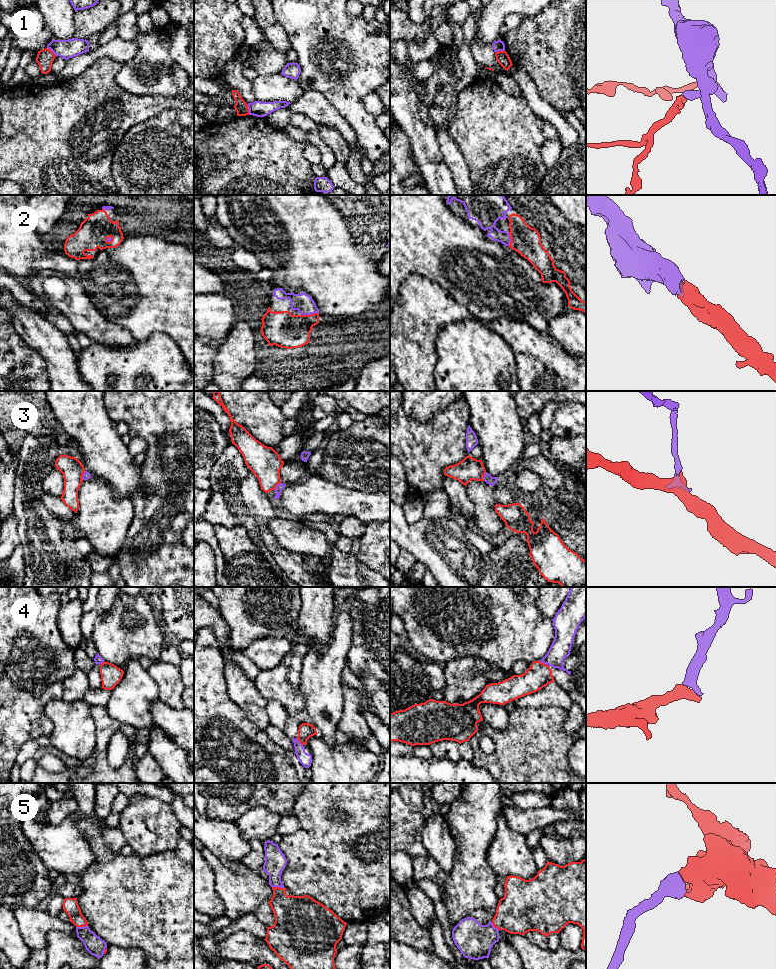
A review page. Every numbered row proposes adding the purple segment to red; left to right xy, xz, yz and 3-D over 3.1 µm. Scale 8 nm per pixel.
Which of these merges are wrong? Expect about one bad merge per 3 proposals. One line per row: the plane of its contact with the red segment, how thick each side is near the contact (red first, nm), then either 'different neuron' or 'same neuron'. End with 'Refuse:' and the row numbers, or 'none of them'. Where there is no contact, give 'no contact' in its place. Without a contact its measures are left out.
1: contact in xz; calibres 110 and 130 nm; different neuron
2: contact in xz; calibres 280 and 150 nm; same neuron
3: contact in xz; calibres 240 and 60 nm; different neuron
4: contact in xz; calibres 120 and 100 nm; same neuron
5: contact in xy; calibres 130 and 150 nm; same neuron
Refuse: 1, 3

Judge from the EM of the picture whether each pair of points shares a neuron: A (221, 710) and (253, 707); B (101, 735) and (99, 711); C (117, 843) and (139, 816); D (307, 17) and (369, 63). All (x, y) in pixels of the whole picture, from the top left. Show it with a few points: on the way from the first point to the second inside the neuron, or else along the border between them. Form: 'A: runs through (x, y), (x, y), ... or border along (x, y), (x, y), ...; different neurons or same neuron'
A: border along (228, 688), (228, 696), (256, 726); different neurons
B: runs through (101, 729), (101, 717); same neuron
C: border along (118, 826), (126, 843); different neurons
D: runs through (323, 27), (337, 37), (344, 37), (353, 47); same neuron

